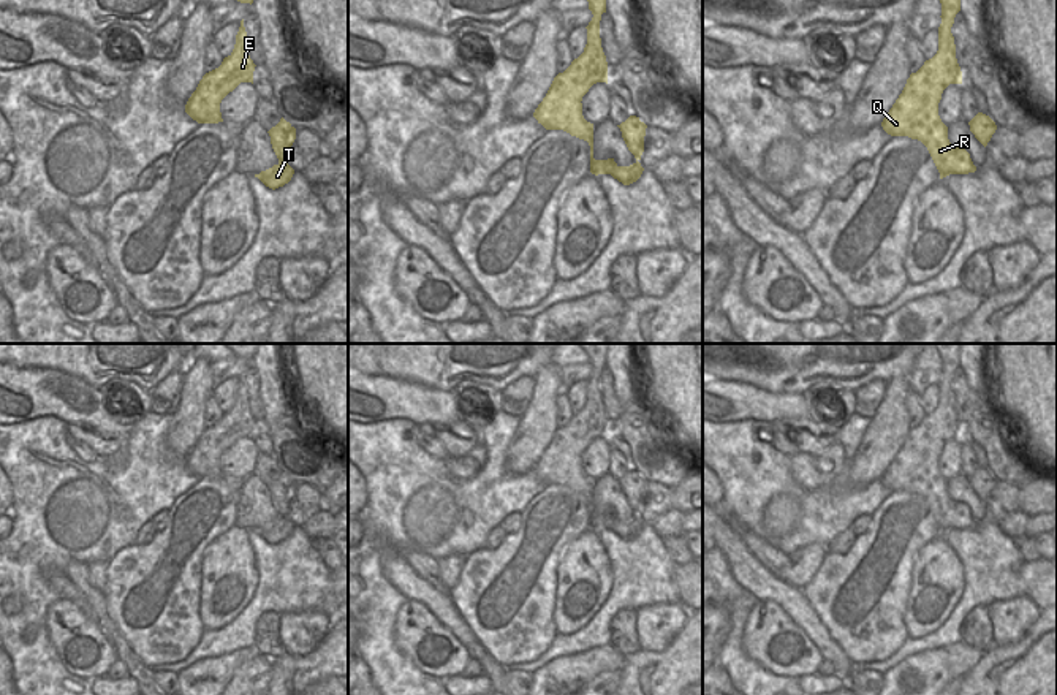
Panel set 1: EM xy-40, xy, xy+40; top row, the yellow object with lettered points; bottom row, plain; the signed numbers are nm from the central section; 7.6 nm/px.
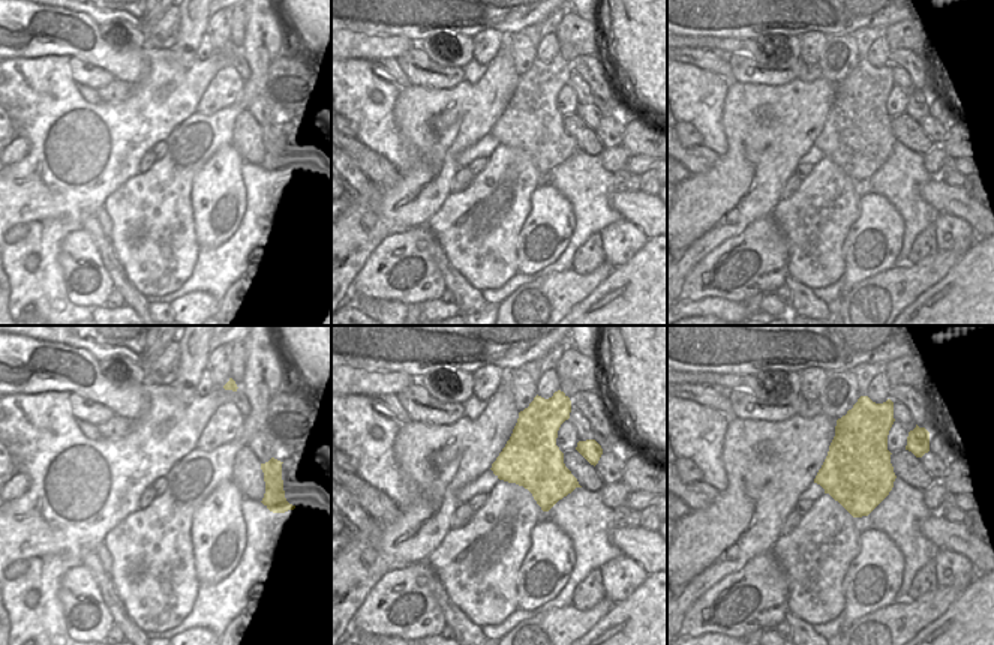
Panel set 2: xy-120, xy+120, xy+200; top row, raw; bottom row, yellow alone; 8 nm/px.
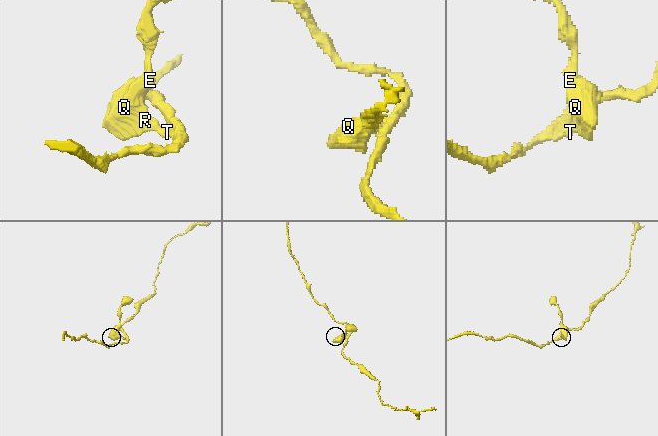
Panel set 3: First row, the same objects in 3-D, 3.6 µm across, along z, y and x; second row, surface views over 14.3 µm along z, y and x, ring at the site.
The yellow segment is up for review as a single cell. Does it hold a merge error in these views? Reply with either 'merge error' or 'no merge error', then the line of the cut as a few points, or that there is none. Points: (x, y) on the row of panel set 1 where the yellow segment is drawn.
merge error | xy (616, 165), (611, 174)

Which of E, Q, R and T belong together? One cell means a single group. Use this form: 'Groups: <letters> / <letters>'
Groups: E Q R / T

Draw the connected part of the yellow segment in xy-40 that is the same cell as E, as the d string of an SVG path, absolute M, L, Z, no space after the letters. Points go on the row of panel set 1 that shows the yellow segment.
M242 19L233 52L223 59L218 68L203 76L185 104L185 112L198 123L223 122L222 100L241 82L253 84L255 66L248 55L247 32Z

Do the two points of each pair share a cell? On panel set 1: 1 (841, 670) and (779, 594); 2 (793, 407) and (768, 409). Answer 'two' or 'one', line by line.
1: one
2: one

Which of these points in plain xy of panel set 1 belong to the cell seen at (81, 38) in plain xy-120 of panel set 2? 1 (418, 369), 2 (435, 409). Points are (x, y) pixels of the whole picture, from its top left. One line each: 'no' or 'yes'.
1: no
2: yes

